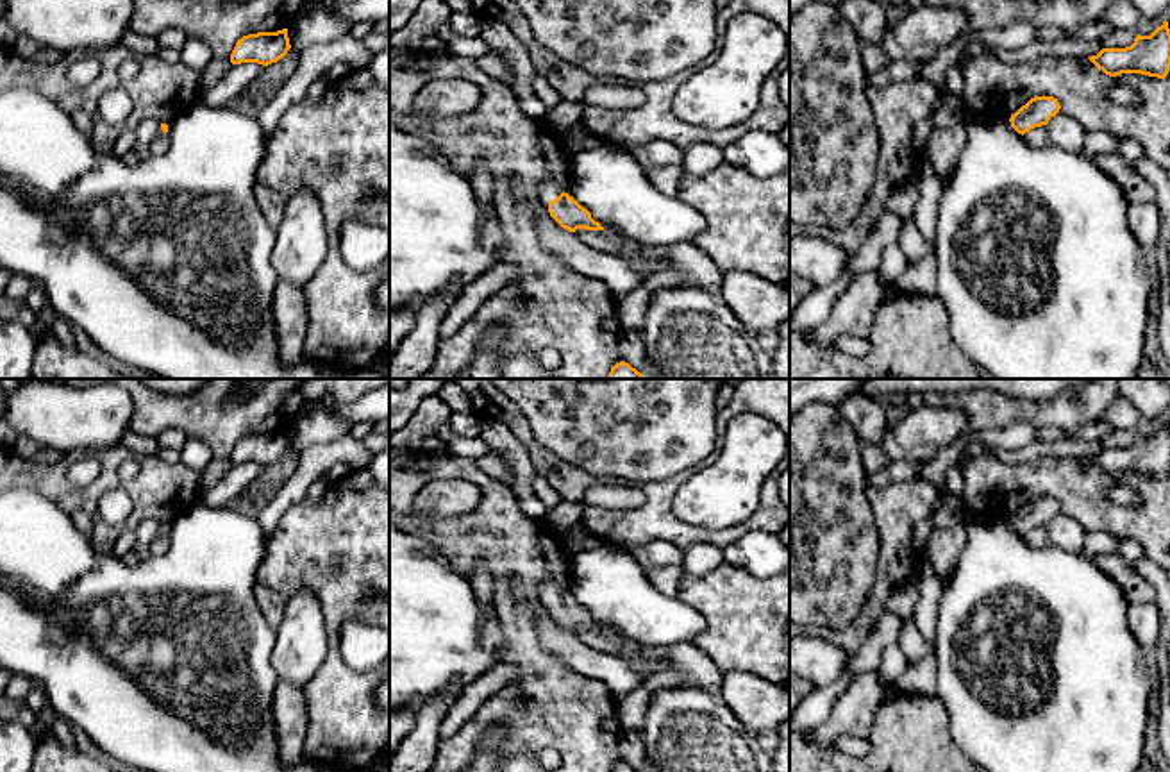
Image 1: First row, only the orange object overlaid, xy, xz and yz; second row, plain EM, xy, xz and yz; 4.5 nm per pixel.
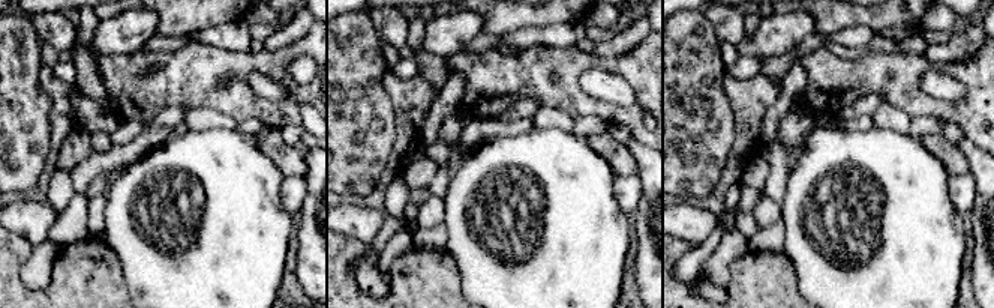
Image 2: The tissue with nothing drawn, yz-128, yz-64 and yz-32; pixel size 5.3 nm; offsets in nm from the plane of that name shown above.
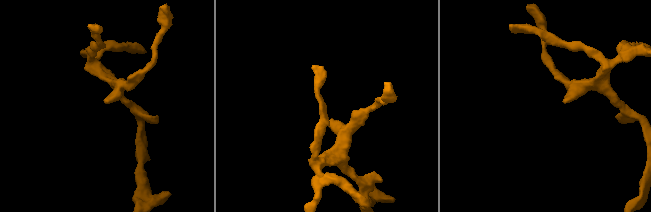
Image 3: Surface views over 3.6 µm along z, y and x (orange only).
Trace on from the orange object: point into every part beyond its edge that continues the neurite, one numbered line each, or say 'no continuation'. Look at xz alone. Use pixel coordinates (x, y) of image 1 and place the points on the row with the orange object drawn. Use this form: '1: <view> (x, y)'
1: xz (547, 190)

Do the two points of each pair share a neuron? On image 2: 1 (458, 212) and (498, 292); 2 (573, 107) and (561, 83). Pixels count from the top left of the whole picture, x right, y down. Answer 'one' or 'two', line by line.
1: one
2: one

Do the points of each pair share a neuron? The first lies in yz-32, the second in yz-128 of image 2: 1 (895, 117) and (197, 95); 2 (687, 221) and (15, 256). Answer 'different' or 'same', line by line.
1: different
2: different

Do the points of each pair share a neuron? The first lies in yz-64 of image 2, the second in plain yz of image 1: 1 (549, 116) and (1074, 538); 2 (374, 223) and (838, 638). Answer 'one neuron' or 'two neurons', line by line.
1: one neuron
2: two neurons

